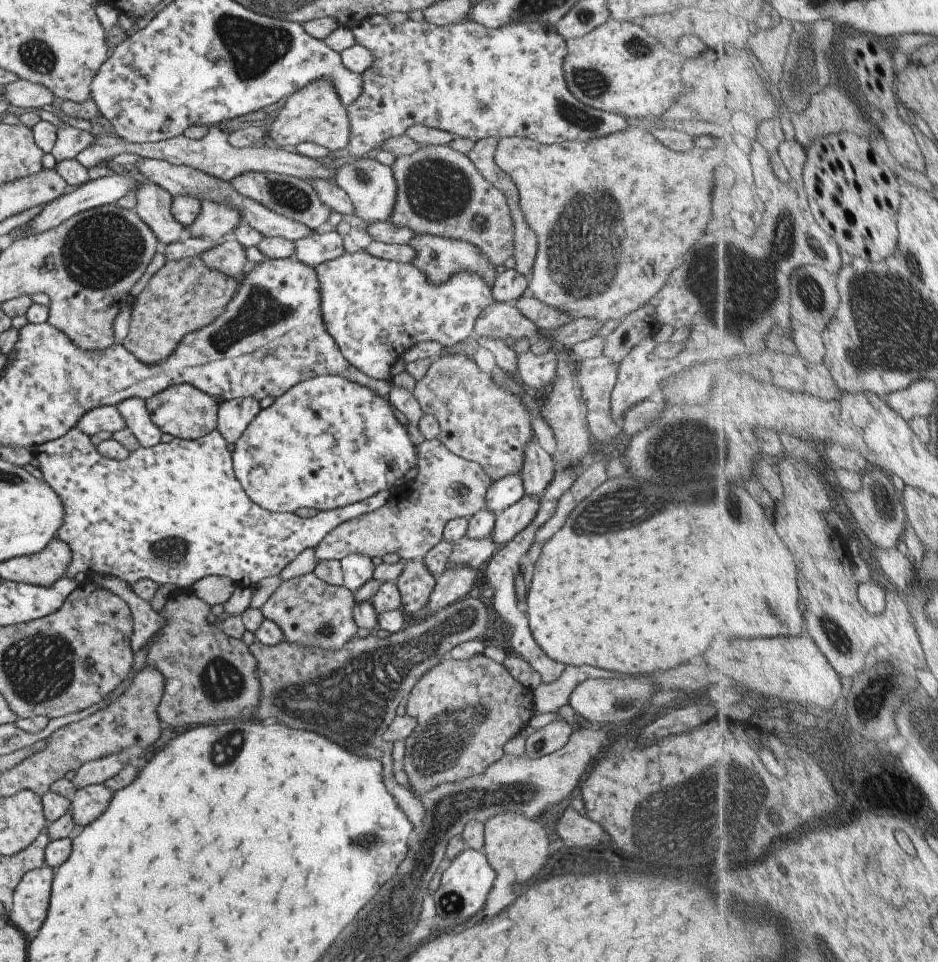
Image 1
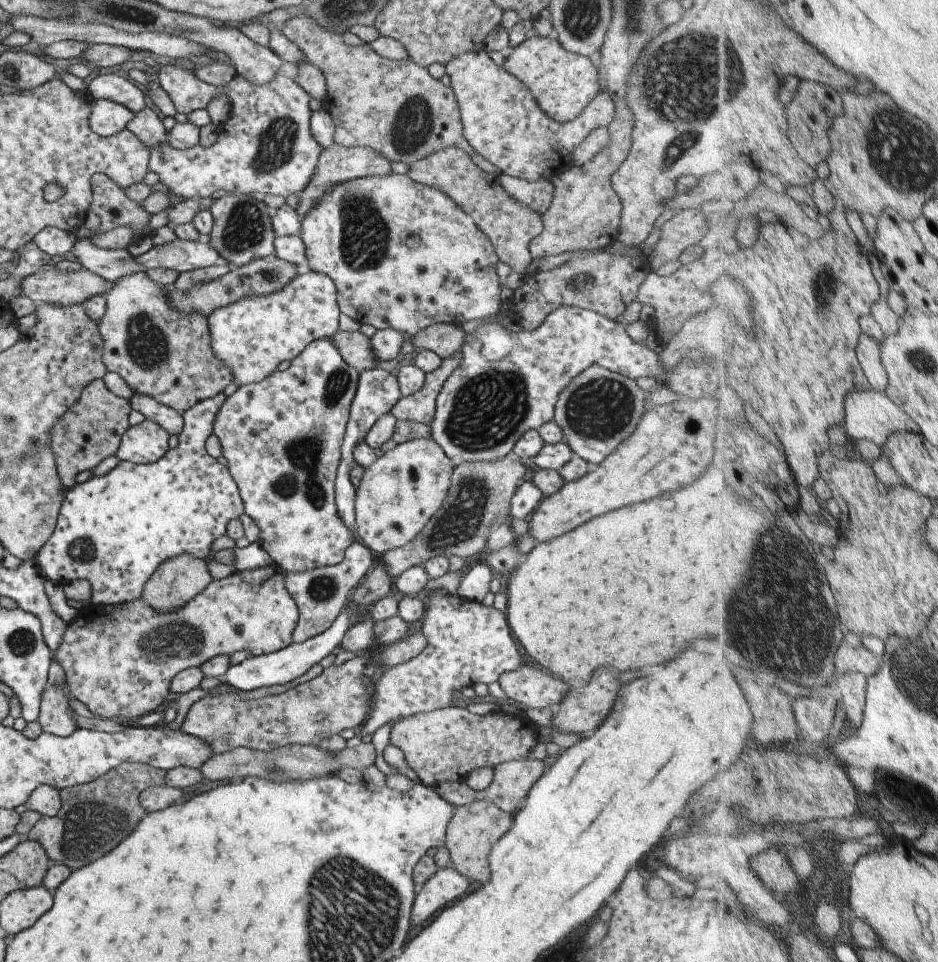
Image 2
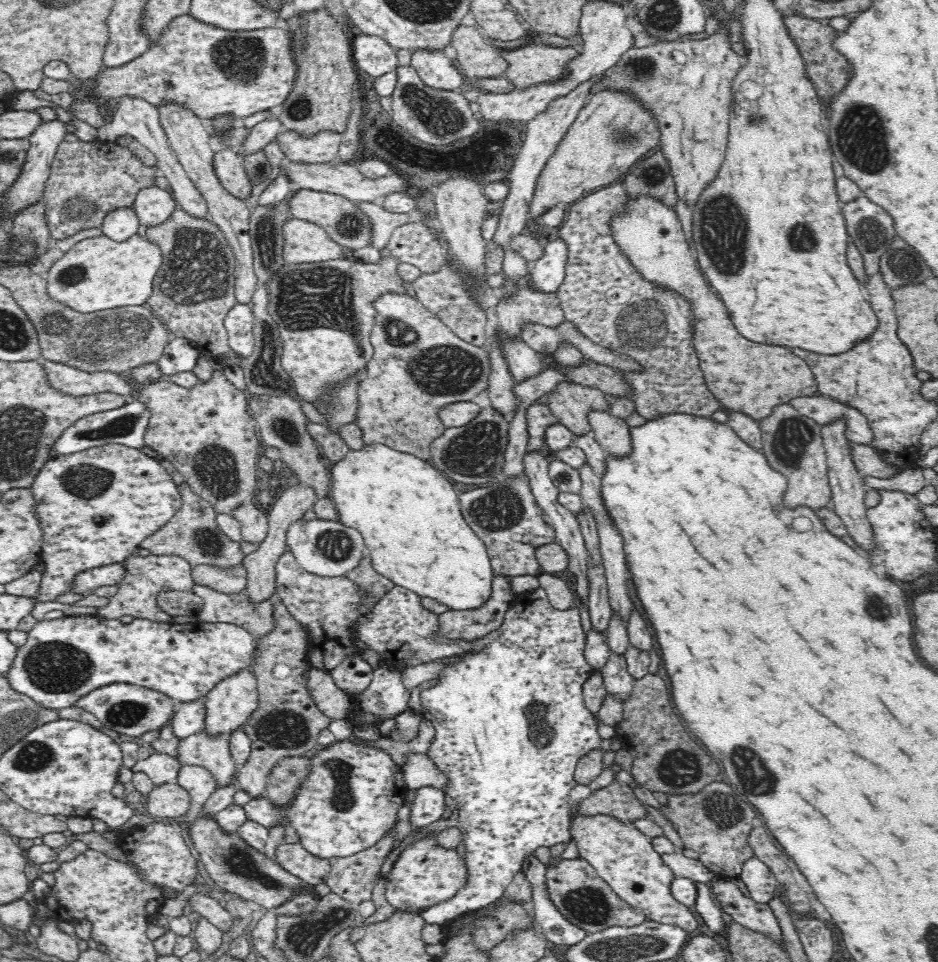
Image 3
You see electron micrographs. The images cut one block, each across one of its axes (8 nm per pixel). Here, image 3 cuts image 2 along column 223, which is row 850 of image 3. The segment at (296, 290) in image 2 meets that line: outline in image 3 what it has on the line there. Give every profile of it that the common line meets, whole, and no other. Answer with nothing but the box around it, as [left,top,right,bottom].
[243,729,408,860]

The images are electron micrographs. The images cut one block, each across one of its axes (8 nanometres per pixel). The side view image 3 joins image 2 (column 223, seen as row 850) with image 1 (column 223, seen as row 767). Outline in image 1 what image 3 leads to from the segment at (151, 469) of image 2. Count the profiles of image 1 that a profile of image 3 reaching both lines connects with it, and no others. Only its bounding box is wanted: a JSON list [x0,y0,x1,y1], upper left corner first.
[32,427,389,589]

